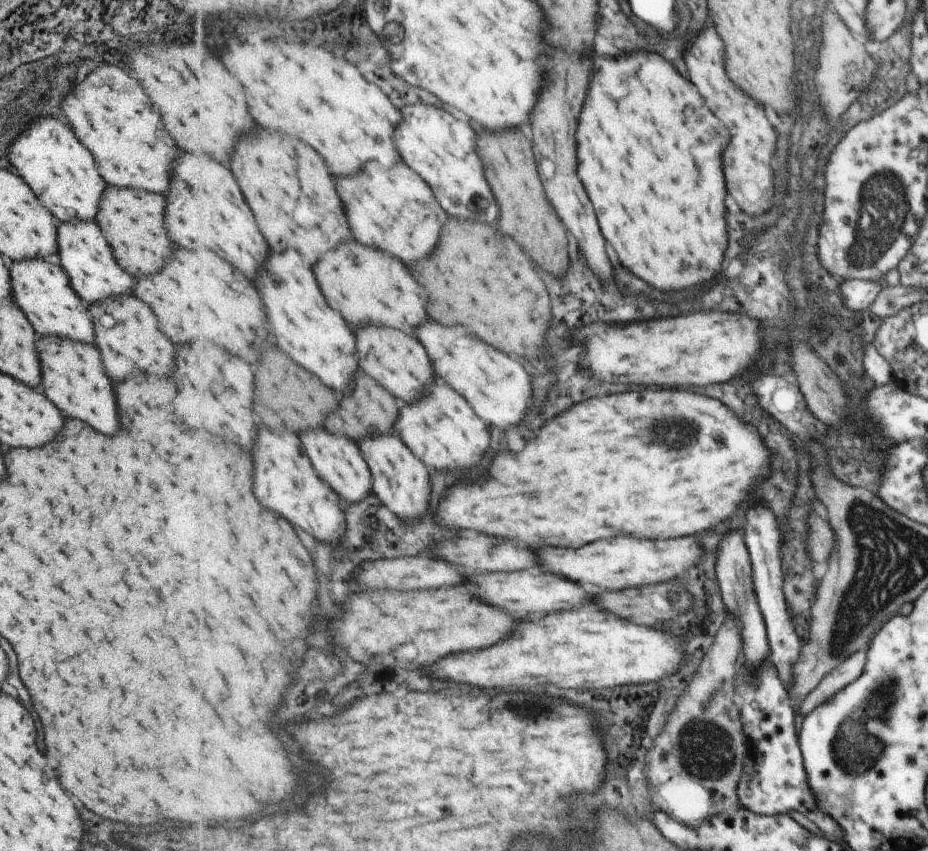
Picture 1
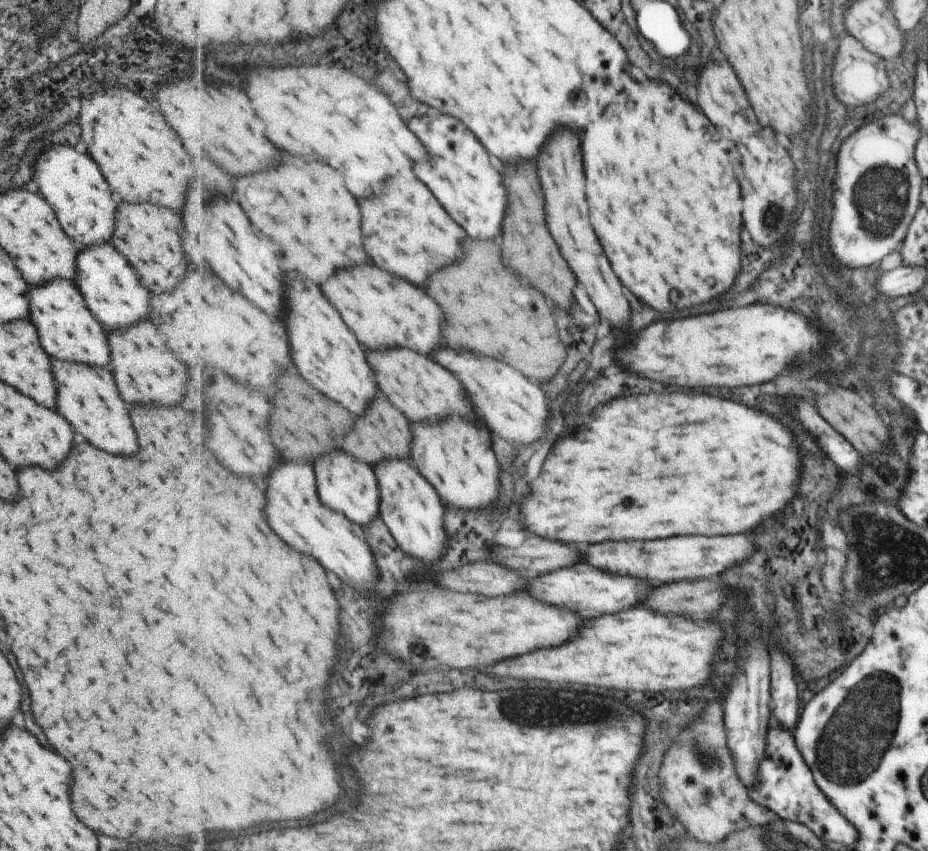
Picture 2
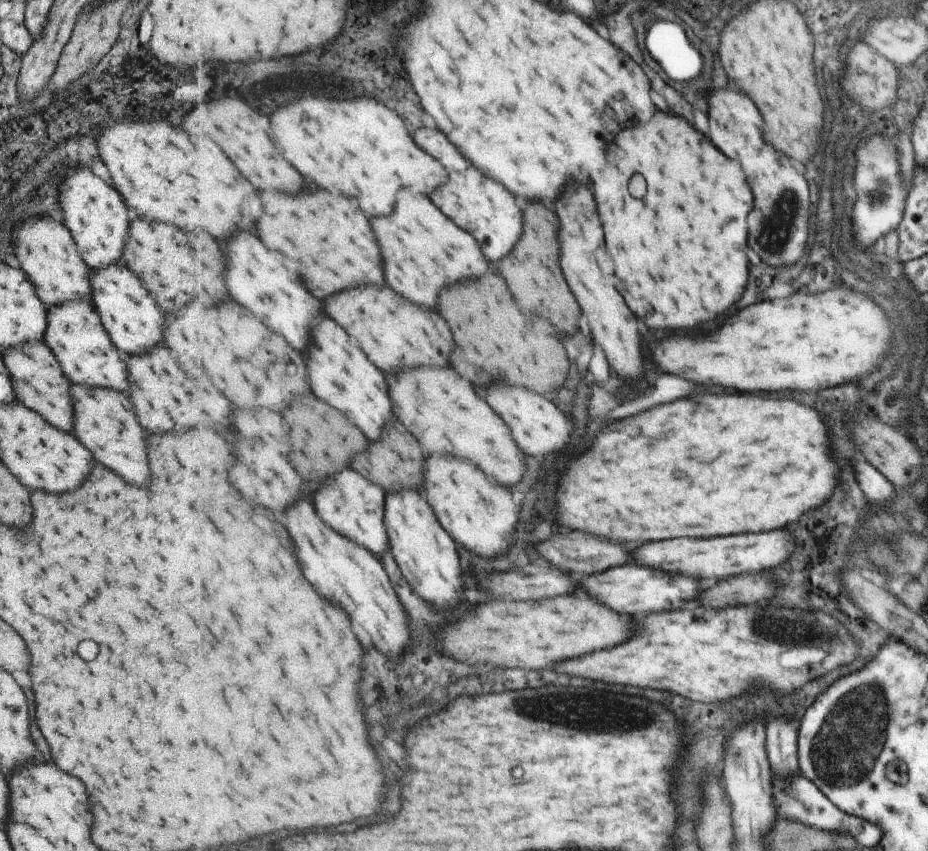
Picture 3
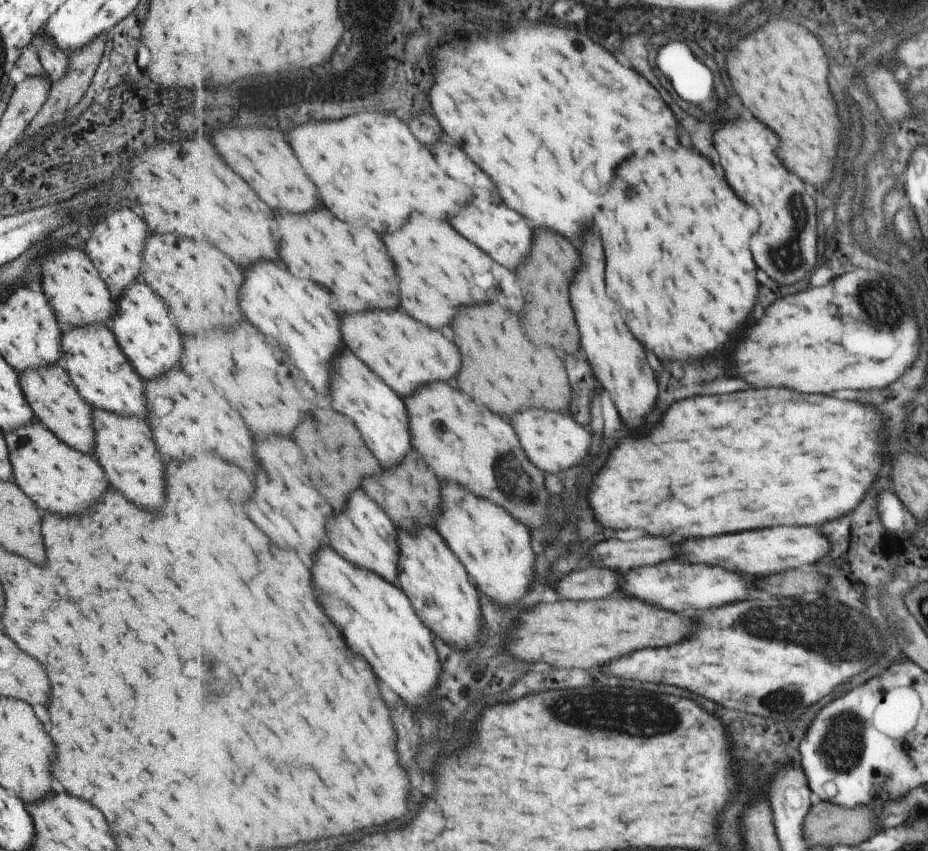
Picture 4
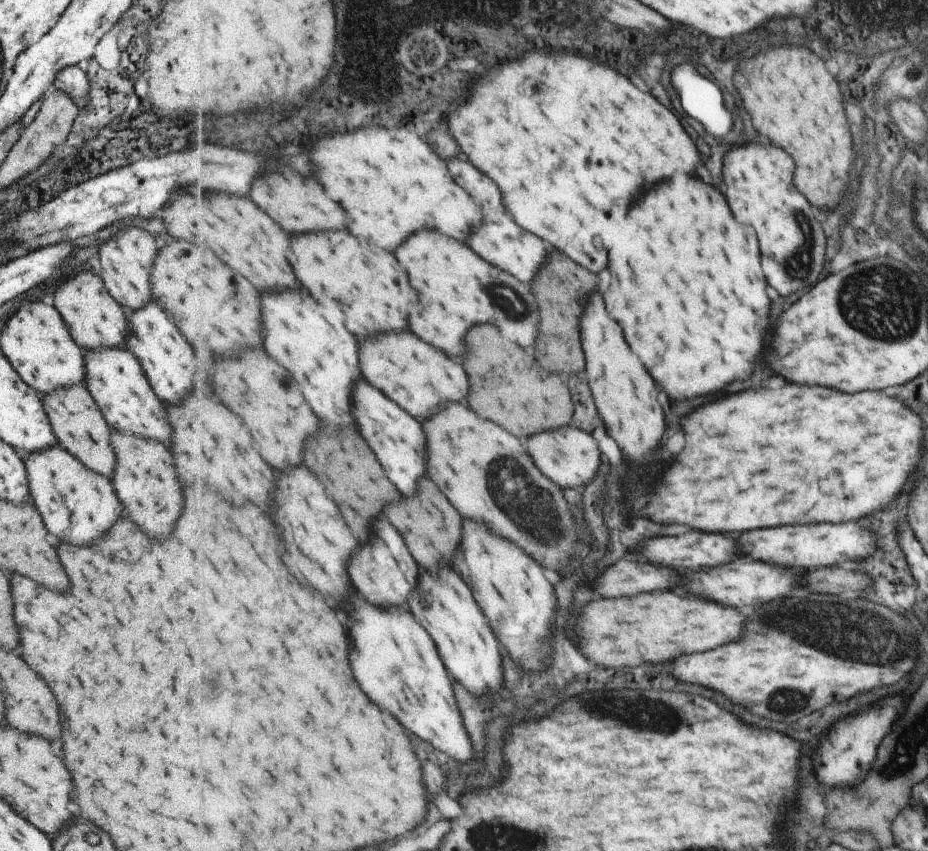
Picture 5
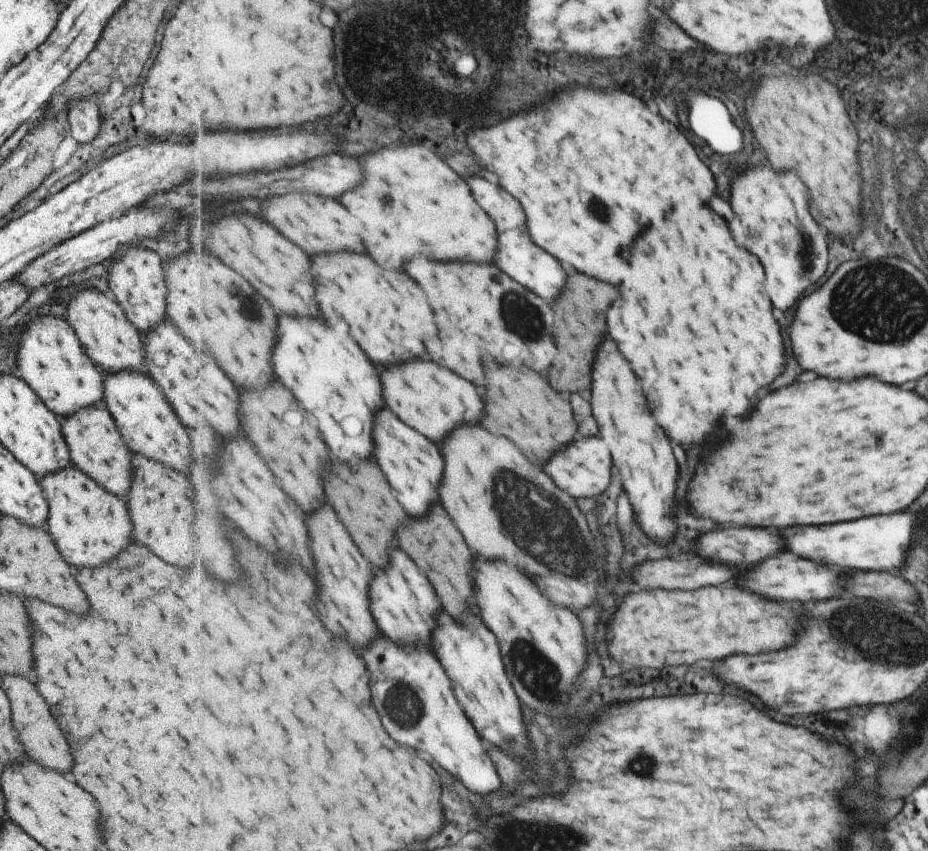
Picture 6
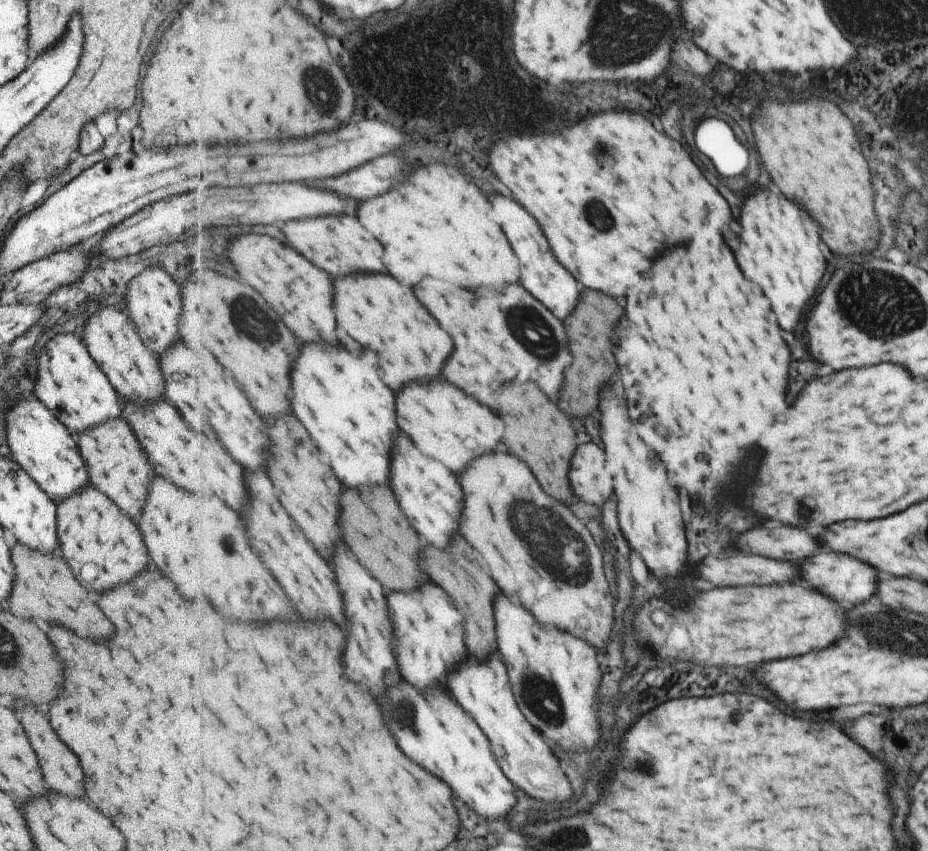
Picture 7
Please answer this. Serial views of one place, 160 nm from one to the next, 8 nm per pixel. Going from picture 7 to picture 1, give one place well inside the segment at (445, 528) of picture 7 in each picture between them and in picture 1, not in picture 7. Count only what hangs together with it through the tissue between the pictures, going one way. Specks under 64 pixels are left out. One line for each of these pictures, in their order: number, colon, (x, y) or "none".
1: (315, 335)
2: (328, 354)
3: (341, 373)
4: (358, 392)
5: (398, 439)
6: (412, 462)

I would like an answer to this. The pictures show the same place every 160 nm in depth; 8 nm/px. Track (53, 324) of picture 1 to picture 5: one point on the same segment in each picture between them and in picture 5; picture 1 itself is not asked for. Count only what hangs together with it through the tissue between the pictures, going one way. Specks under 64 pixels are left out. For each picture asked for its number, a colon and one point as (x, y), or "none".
2: (66, 329)
3: (73, 332)
4: (104, 378)
5: (112, 375)

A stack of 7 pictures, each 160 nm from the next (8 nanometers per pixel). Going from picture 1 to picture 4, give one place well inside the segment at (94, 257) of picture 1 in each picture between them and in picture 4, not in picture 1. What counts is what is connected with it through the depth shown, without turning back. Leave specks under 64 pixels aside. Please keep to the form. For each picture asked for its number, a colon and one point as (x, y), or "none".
2: (109, 288)
3: (128, 314)
4: (140, 325)

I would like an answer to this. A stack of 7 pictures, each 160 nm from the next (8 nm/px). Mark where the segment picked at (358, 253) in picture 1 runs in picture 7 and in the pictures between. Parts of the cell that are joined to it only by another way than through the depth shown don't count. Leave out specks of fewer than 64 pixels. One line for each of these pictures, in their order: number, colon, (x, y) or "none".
2: (384, 310)
3: (395, 332)
4: (407, 353)
5: (418, 376)
6: (441, 400)
7: (445, 423)

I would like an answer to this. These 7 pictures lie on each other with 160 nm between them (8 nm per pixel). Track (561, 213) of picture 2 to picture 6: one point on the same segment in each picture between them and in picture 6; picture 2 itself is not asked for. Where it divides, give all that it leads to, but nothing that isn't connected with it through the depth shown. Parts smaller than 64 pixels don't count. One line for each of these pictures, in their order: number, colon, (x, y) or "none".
3: (584, 261)
4: (618, 359)
5: (625, 392)
6: (643, 453)

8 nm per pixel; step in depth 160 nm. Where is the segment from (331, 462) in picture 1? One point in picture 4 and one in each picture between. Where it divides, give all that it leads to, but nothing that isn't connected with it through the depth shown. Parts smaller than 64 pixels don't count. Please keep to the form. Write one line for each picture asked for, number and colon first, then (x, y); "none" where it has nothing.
2: (346, 484)
3: (350, 503)
4: (364, 534)

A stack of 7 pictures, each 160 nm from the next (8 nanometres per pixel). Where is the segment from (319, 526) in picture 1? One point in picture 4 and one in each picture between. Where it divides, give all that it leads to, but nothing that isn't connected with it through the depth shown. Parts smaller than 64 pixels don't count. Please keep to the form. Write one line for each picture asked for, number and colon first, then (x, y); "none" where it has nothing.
2: (295, 509)
3: (343, 570)
4: (379, 621)

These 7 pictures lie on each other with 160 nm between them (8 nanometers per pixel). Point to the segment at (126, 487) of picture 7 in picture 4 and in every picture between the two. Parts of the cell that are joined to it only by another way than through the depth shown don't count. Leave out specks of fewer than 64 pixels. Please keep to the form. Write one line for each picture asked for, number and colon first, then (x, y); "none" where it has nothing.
4: (50, 394)
5: (76, 423)
6: (94, 445)

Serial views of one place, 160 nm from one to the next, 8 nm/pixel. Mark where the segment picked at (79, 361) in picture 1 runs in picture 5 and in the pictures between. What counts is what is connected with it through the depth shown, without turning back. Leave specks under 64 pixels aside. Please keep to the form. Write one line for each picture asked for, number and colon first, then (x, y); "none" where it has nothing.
2: (86, 397)
3: (104, 423)
4: (124, 448)
5: (144, 481)

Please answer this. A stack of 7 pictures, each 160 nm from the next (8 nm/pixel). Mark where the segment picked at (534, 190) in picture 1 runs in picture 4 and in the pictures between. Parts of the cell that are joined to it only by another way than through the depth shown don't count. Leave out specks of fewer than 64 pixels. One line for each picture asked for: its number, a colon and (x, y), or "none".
2: (525, 228)
3: (534, 272)
4: (547, 275)

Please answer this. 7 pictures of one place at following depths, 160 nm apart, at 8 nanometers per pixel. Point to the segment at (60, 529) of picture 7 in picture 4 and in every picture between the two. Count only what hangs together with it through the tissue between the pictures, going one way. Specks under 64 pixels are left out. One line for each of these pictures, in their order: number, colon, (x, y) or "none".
4: (57, 477)
5: (76, 505)
6: (89, 526)

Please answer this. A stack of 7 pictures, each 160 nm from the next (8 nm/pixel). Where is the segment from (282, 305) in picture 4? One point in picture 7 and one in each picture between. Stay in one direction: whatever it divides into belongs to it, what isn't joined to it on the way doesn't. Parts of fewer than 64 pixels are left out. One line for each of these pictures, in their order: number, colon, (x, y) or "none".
5: (324, 358)
6: (332, 377)
7: (352, 414)

